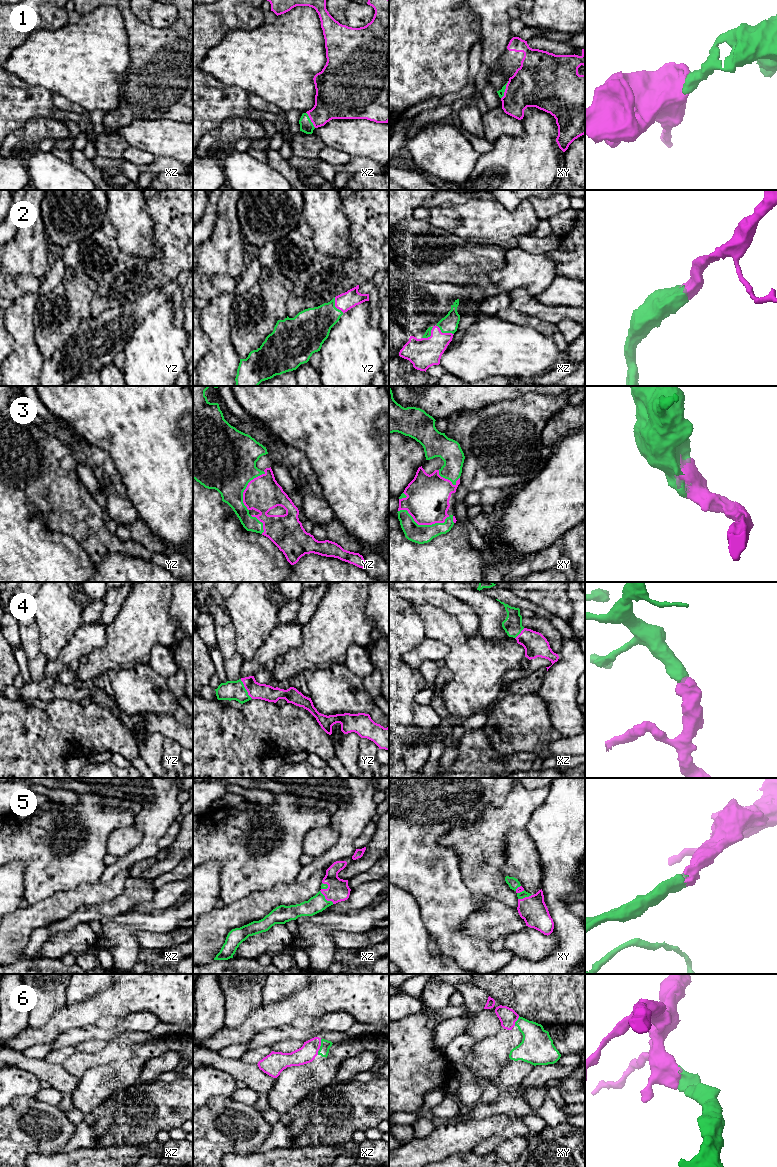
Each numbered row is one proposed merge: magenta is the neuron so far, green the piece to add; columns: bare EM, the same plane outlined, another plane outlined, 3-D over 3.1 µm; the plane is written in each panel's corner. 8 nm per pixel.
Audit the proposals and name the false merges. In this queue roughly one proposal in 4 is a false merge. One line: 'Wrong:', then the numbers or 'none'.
Wrong: none

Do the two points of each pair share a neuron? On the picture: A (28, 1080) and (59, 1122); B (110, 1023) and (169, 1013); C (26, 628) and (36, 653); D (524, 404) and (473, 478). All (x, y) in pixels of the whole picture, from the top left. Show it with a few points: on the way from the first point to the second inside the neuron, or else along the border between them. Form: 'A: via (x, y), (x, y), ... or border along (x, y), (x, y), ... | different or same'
A: border along (34, 1096), (15, 1096), (11, 1101) | different
B: border along (122, 1017), (101, 1016), (97, 1020) | different
C: via (29, 634), (31, 647) | same
D: via (519, 422), (502, 442), (502, 449), (491, 460) | same

